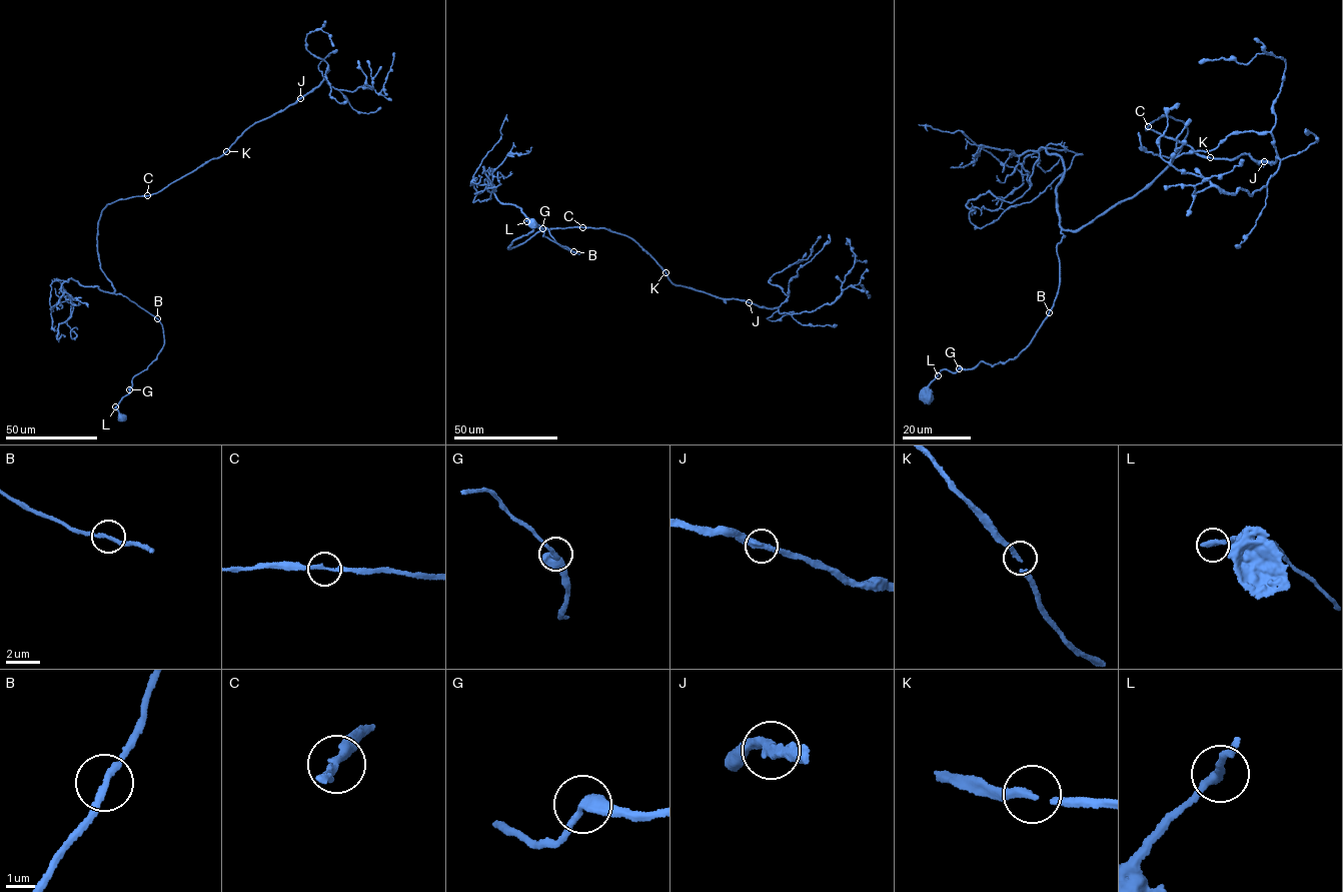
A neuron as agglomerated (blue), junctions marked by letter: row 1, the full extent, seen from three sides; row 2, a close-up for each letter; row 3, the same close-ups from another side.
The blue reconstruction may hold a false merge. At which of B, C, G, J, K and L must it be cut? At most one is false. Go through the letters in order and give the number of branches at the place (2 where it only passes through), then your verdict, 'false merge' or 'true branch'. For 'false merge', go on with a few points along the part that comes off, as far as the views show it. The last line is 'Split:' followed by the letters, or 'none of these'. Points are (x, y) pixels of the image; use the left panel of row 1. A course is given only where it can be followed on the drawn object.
B: 2 | true branch
C: 2 | true branch
G: 2 | true branch
J: 2 | true branch
K: 2 | true branch
L: 2 | true branch
Split: none of these

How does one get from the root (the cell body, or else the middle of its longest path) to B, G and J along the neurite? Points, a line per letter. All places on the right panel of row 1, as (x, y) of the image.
B: (925, 394), (940, 370), (955, 372), (982, 361), (991, 365), (1014, 358), (1029, 344), (1049, 312)
G: (925, 394), (940, 370), (955, 372), (959, 368)
J: (925, 394), (1027, 347), (1061, 231), (1180, 150), (1185, 123), (1155, 120), (1204, 157), (1264, 161)

